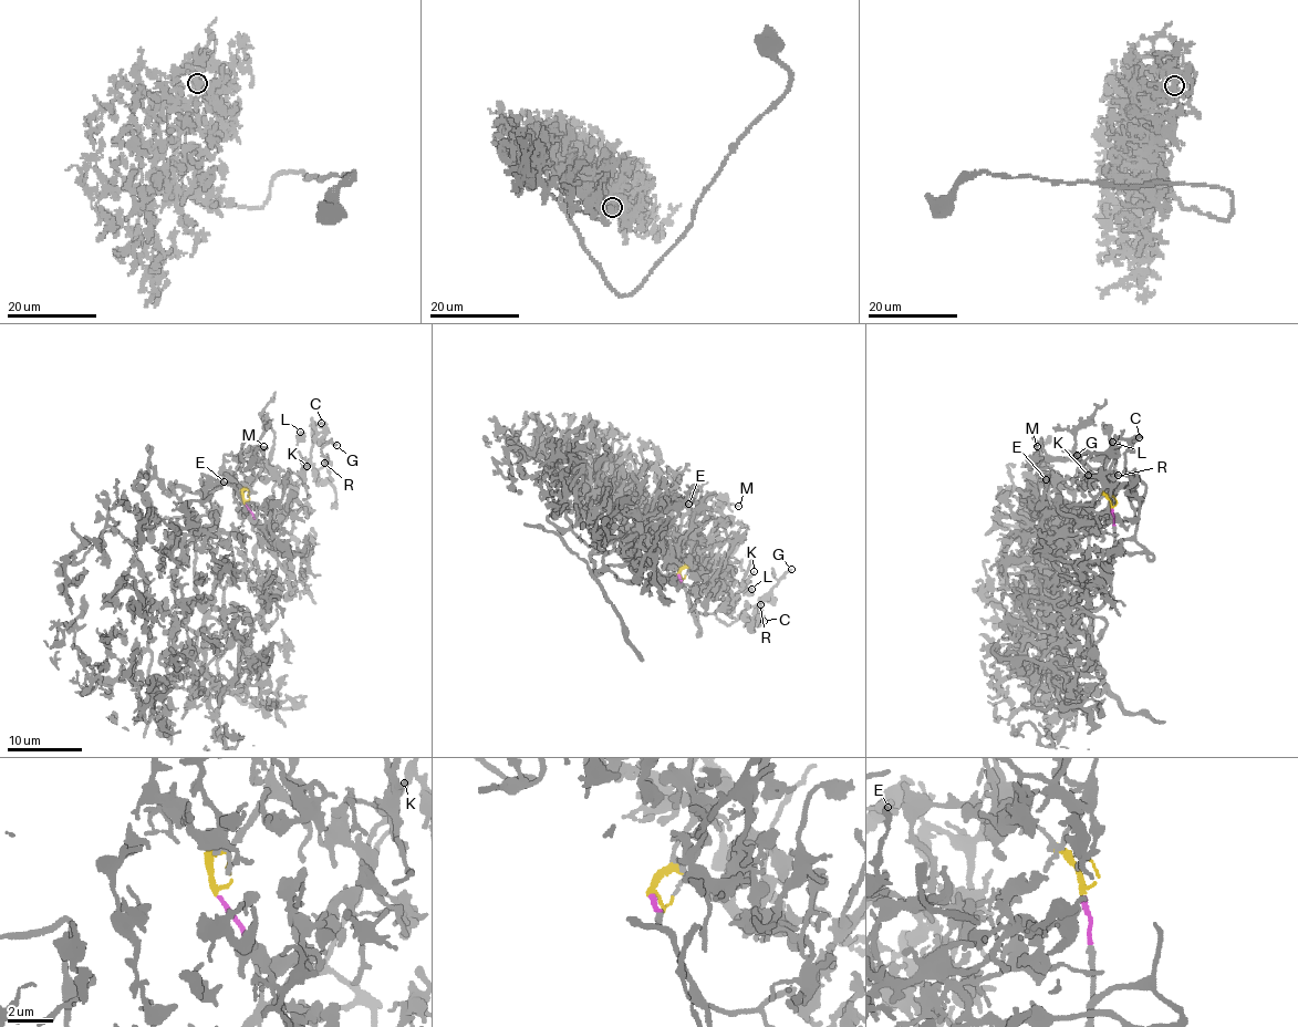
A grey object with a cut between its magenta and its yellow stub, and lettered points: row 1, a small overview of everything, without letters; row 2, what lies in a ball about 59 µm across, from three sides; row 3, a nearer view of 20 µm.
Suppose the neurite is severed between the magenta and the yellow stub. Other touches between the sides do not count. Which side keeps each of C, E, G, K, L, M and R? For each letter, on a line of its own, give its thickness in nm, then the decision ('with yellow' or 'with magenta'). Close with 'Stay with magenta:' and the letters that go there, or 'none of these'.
C: 150 nm thick; with magenta
E: 360 nm thick; with magenta
G: 150 nm thick; with magenta
K: 180 nm thick; with magenta
L: 400 nm thick; with magenta
M: 200 nm thick; with yellow
R: 120 nm thick; with magenta
Stay with magenta: C, E, G, K, L, R

